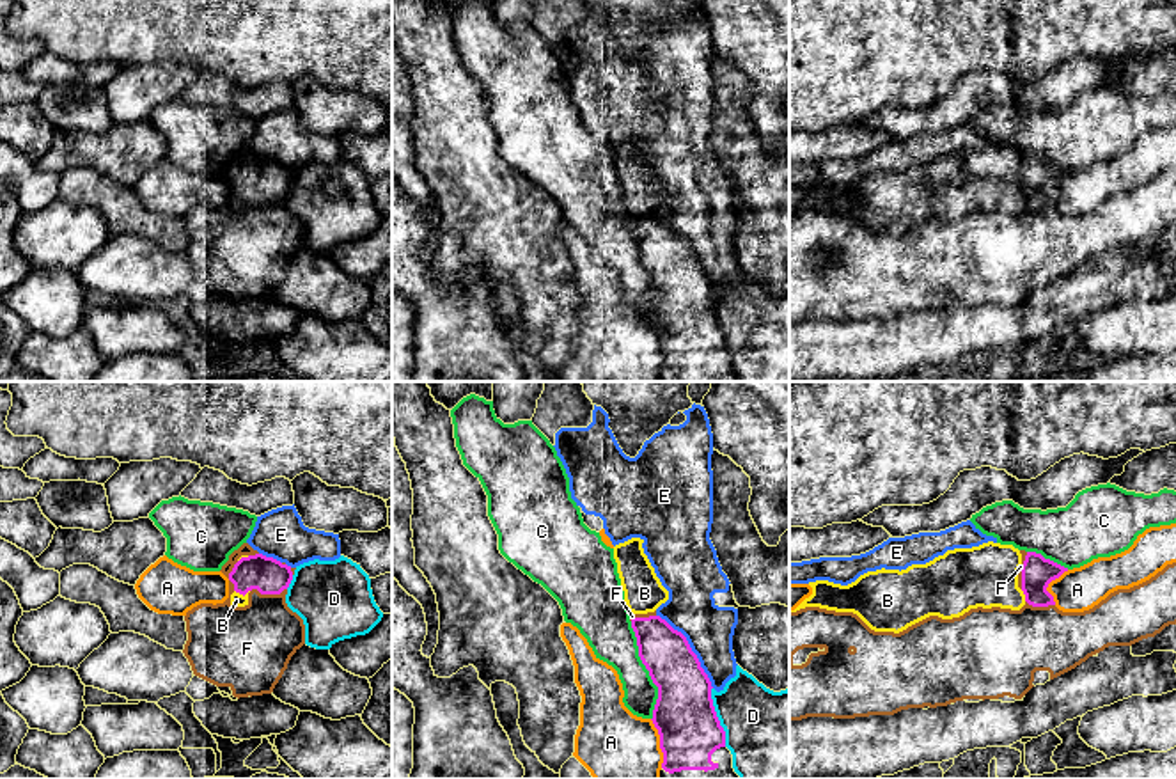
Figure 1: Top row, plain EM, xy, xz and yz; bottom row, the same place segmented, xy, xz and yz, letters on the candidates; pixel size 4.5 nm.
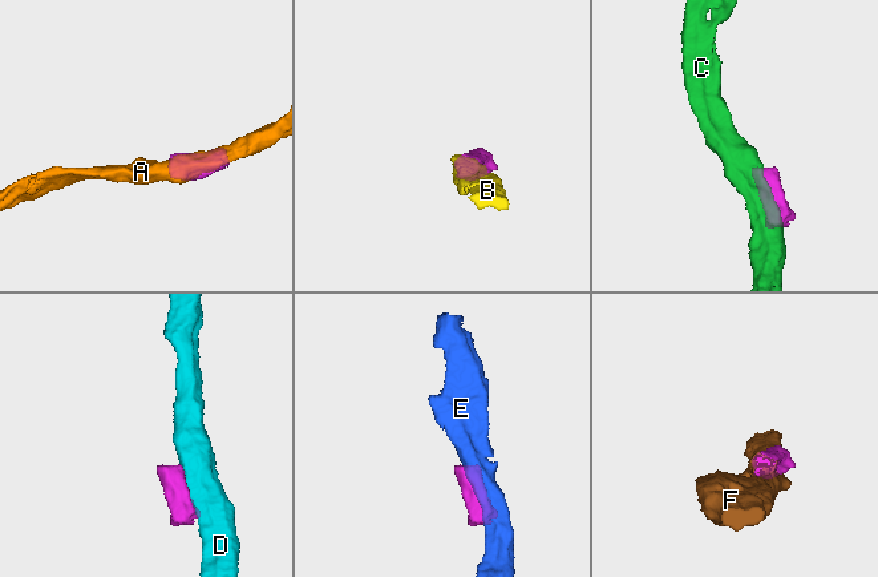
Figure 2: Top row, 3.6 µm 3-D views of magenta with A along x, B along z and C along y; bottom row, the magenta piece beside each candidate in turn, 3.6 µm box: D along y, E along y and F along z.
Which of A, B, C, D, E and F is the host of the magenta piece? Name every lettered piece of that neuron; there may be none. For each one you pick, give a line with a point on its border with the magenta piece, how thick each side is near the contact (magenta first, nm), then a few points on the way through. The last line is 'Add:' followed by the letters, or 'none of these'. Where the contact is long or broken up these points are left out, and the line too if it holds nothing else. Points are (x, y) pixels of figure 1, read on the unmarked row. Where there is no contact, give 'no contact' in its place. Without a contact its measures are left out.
B: xy (242, 196) | 160/60 nm
Add: B

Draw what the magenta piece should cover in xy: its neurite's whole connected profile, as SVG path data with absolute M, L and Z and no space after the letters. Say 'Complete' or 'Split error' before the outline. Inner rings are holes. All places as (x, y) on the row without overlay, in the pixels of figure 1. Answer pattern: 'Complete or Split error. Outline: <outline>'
Split error. Outline: M263 156L241 158L229 176L229 183L234 186L231 208L245 209L252 192L261 197L280 197L289 190L293 174L291 169Z

